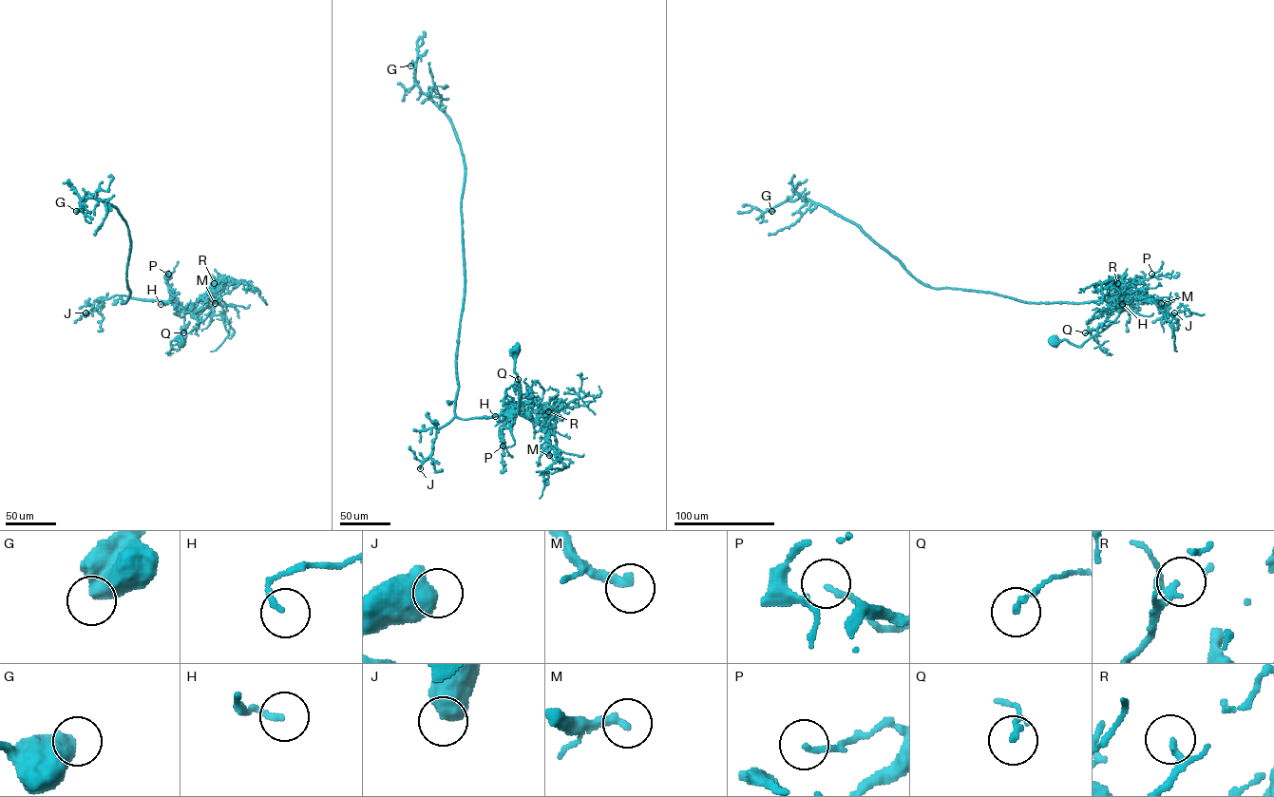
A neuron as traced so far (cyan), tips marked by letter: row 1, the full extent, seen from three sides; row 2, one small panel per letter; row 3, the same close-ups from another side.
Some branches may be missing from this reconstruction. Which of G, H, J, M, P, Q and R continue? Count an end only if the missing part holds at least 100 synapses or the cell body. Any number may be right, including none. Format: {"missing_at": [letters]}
{"missing_at": []}

